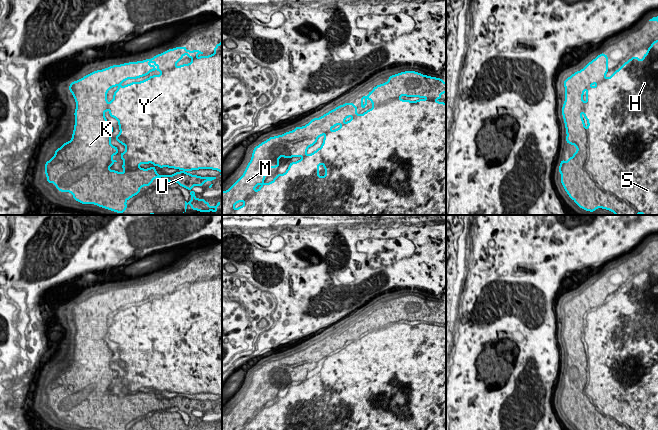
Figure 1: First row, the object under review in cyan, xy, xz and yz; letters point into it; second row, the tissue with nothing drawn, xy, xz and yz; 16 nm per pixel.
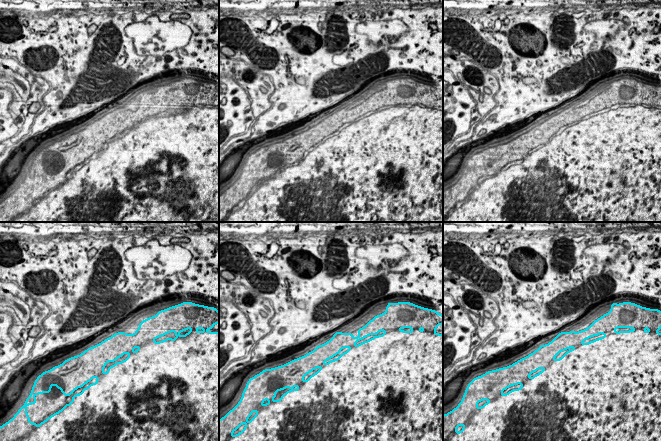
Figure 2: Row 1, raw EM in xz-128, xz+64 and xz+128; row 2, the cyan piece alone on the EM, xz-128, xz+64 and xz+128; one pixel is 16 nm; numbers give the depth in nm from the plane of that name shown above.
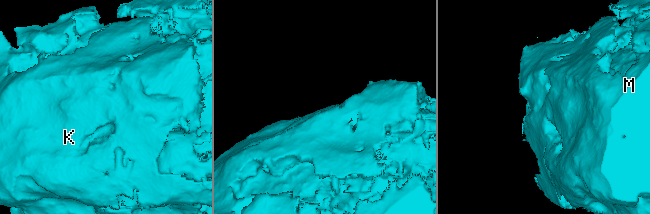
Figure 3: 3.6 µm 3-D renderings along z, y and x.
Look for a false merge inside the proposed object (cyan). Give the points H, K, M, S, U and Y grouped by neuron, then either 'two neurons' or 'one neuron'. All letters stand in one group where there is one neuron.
H K M S U Y | one neuron

